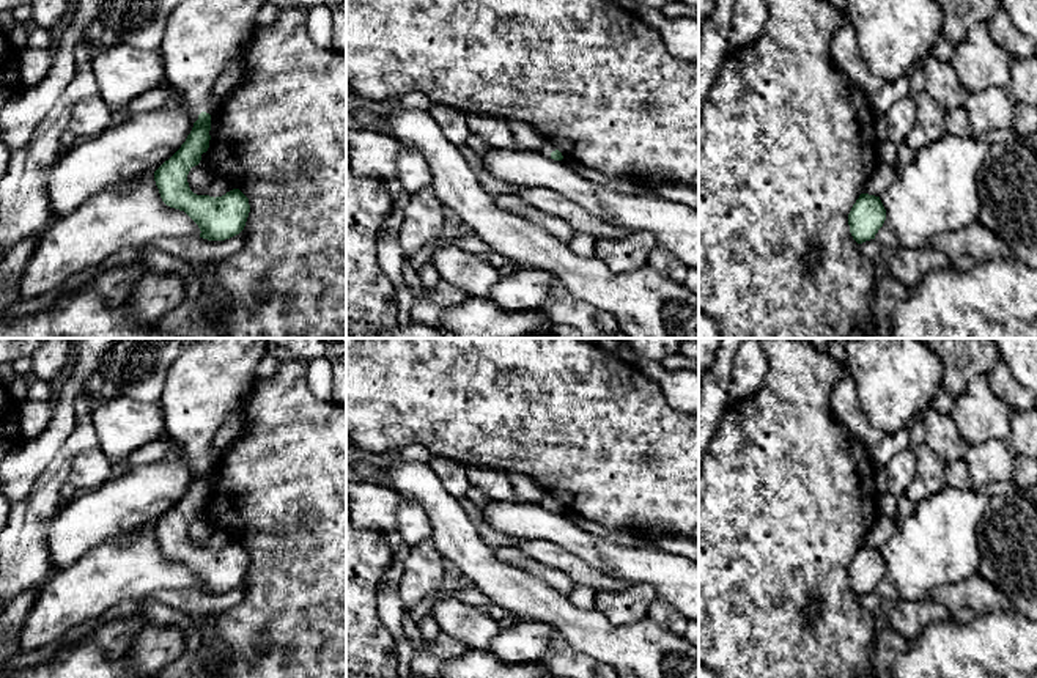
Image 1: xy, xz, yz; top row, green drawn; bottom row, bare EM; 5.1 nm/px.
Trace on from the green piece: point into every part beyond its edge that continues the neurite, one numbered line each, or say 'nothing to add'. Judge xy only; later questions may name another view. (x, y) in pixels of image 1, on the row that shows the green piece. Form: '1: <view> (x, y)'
nothing to add

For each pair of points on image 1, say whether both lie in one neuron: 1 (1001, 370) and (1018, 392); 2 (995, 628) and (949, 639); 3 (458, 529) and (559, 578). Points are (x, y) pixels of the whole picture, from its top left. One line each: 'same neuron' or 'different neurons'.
1: same neuron
2: same neuron
3: different neurons

